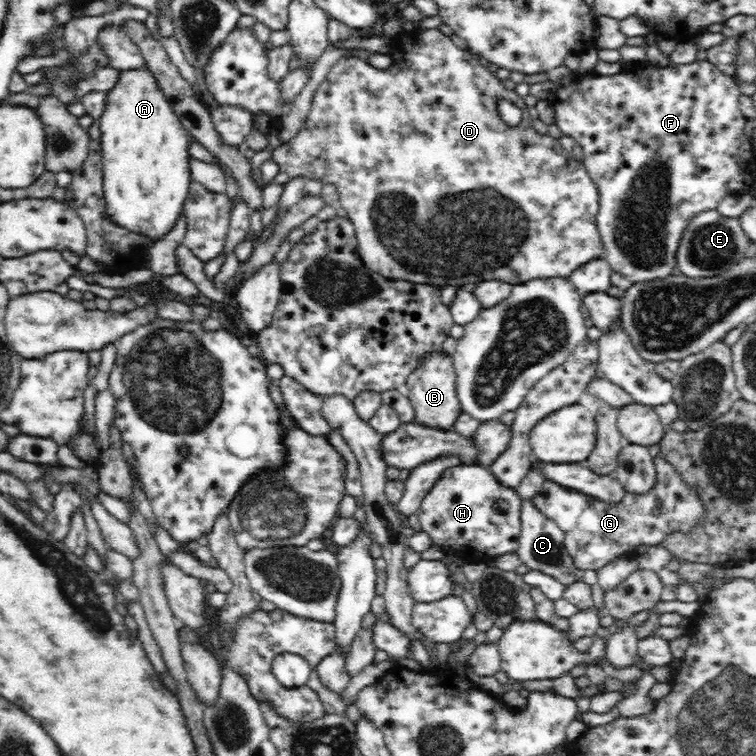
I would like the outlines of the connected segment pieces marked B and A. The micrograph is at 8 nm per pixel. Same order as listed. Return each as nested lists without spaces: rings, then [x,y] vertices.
[[[432,350],[419,358],[419,364],[408,375],[404,390],[415,410],[415,420],[423,425],[452,429],[462,412],[455,391],[455,368],[452,357],[442,350]]]
[[[151,69],[119,71],[116,84],[105,92],[105,103],[102,116],[97,122],[101,132],[106,211],[116,225],[144,233],[153,238],[154,243],[158,242],[183,218],[183,207],[189,198],[192,182],[189,164],[192,160],[189,152],[190,138]]]

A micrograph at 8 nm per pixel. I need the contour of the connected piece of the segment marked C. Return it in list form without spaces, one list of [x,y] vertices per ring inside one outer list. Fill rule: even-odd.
[[[530,499],[521,500],[520,518],[521,531],[519,547],[516,553],[523,564],[526,564],[532,570],[537,570],[554,577],[564,586],[582,580],[581,571],[575,567],[573,559],[564,546],[564,531],[552,519],[542,514]]]

